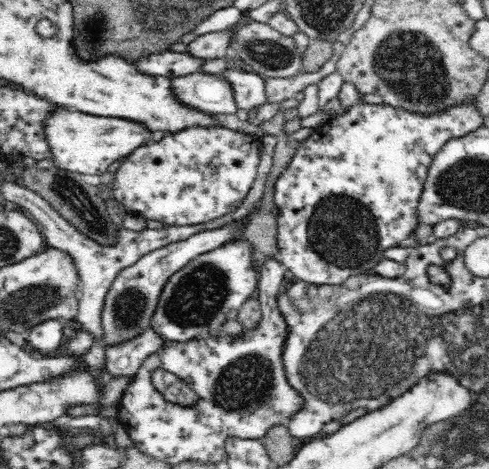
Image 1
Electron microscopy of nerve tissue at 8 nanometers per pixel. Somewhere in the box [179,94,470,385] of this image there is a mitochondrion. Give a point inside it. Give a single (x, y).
(344, 232)

